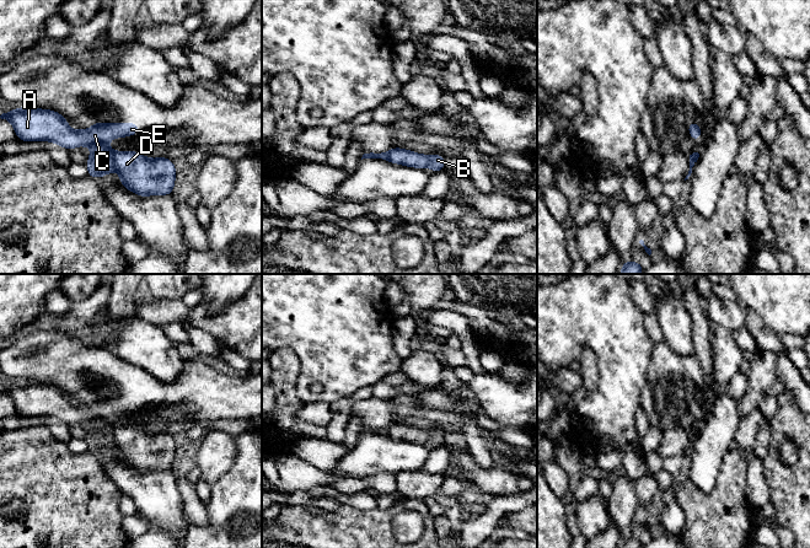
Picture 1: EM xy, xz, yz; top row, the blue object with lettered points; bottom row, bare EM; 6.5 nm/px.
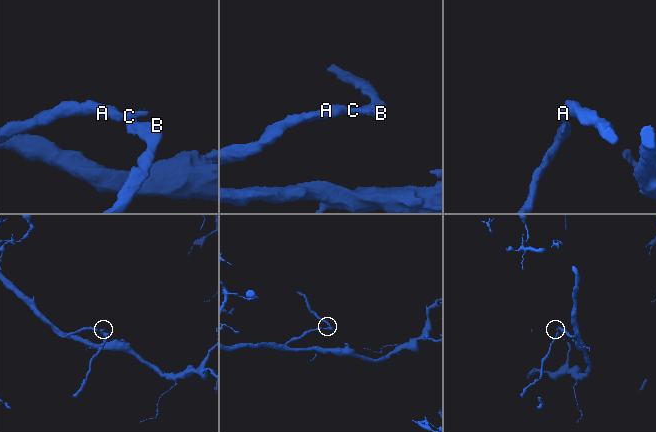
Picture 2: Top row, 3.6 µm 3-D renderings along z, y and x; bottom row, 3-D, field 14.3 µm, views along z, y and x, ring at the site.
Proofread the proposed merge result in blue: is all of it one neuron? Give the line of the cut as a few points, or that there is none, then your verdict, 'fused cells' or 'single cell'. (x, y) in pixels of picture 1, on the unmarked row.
cut xy (112, 426), (113, 441); fused cells

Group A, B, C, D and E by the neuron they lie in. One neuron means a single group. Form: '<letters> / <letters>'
A C E / B D

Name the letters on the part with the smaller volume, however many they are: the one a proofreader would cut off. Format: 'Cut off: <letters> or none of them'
Cut off: B, D

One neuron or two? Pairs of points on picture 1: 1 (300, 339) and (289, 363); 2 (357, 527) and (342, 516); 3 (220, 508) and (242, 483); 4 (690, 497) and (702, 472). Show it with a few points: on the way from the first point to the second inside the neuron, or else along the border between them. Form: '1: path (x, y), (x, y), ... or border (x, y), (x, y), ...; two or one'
1: border (274, 349), (295, 353), (298, 380); two
2: path (353, 527), (346, 520); one
3: path (226, 501), (239, 489); one
4: border (719, 469), (708, 493), (687, 478); two

